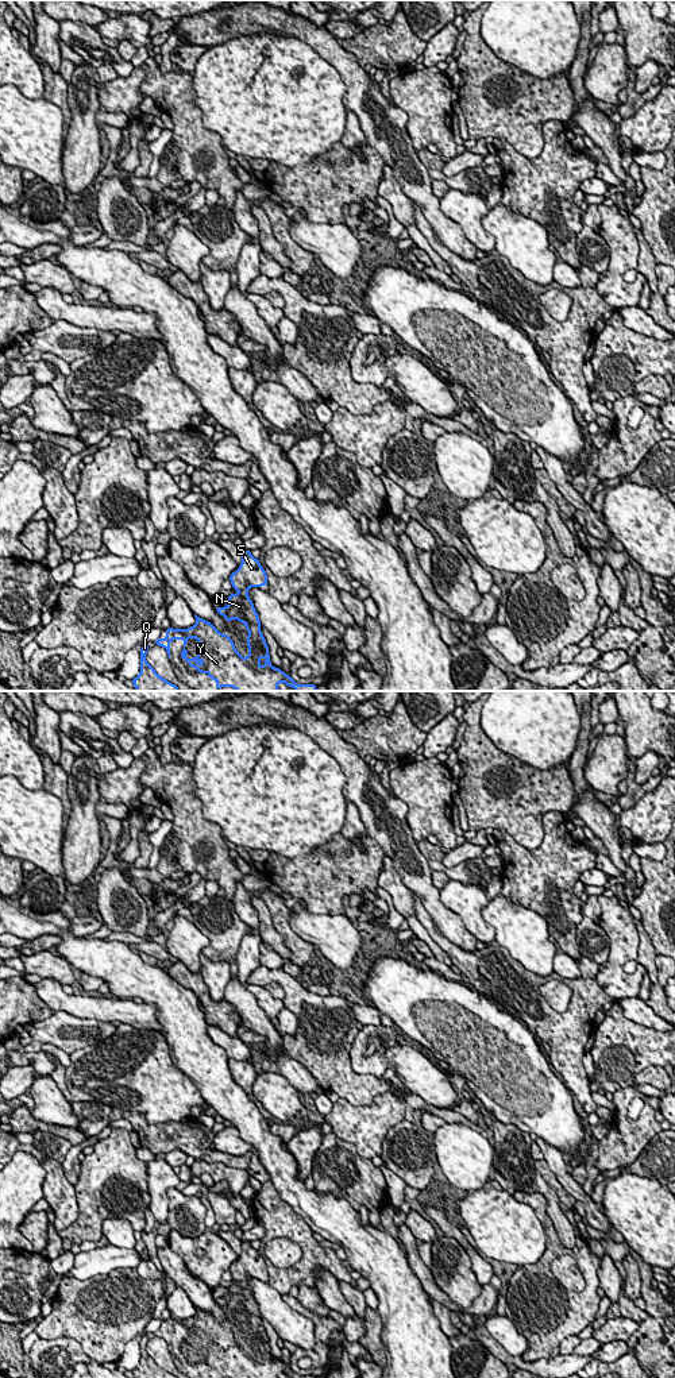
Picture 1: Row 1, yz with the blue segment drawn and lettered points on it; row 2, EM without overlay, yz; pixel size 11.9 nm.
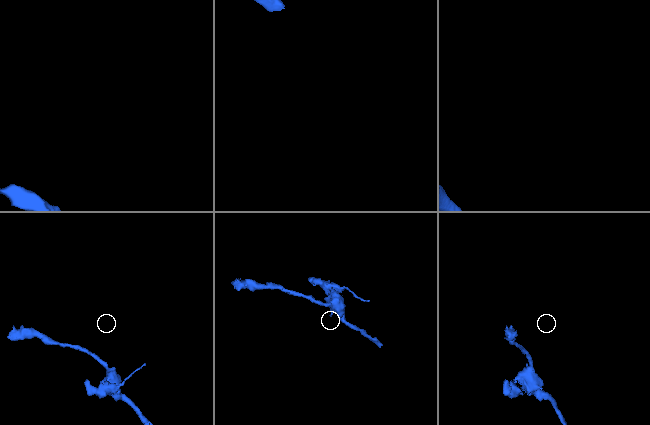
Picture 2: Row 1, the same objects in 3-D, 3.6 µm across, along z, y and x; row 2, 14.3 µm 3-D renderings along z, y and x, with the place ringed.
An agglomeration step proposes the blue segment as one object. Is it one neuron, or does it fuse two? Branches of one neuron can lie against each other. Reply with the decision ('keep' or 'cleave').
keep

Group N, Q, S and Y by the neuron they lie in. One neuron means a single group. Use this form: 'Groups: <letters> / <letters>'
Groups: N Q S Y

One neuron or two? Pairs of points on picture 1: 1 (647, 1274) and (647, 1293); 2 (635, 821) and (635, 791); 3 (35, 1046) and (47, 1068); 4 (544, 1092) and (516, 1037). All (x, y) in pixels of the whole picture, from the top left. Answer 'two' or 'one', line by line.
1: one
2: two
3: two
4: one

